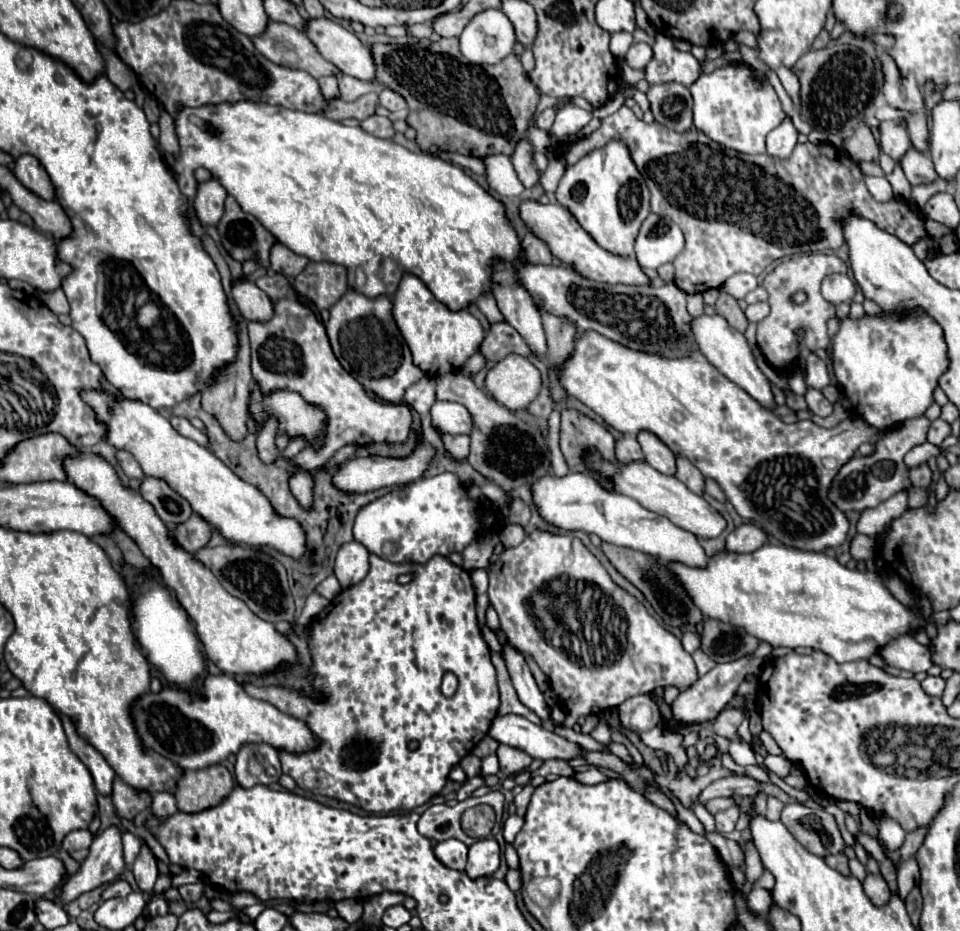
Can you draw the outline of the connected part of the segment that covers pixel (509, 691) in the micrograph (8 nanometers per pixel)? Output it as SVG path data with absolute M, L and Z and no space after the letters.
M492 652L492 662L496 666L496 672L498 672L498 686L500 686L500 710L498 714L500 716L508 716L508 714L518 714L518 716L524 716L528 718L530 722L534 724L542 724L540 718L528 710L516 696L516 690L512 688L512 682L510 682L510 676L508 676L508 670L506 670L506 664L504 664L504 658L496 652Z

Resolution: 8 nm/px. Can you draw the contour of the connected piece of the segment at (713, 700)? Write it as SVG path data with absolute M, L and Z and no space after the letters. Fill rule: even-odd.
M746 656L746 658L740 658L740 660L734 660L734 662L726 662L726 664L716 664L716 668L712 668L708 674L700 676L698 682L680 692L678 698L672 702L672 718L678 726L692 726L692 724L706 724L706 722L712 722L724 708L726 704L734 698L738 686L744 682L744 676L748 672L752 674L760 674L764 668L764 660L760 658L752 658L752 656Z

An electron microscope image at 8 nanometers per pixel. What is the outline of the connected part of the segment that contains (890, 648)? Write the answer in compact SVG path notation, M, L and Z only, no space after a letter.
M900 636L898 640L886 644L880 654L890 666L914 674L928 672L932 666L932 652L926 646L918 644L912 636Z

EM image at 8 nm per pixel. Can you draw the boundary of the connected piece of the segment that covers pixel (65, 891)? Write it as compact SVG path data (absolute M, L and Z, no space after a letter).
M108 828L94 838L88 858L82 862L80 870L64 882L60 894L52 896L52 902L68 906L78 896L118 880L124 868L126 864L122 858L122 834L118 828Z

